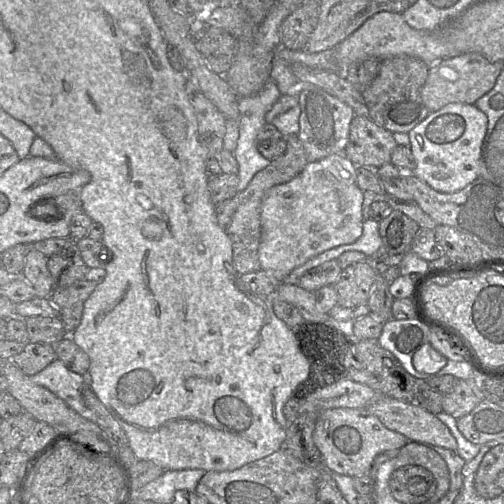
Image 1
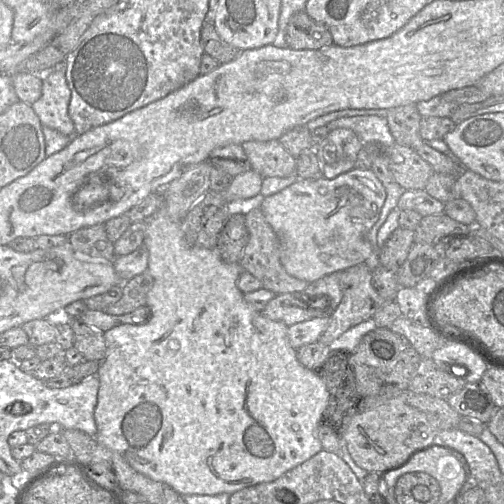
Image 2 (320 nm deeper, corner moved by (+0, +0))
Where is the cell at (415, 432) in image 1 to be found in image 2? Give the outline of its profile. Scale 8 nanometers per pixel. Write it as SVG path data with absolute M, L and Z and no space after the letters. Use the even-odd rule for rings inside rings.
M443 429L437 440L457 449L469 465L473 478L480 485L496 485L503 479L497 460L491 449L478 436L459 429Z

